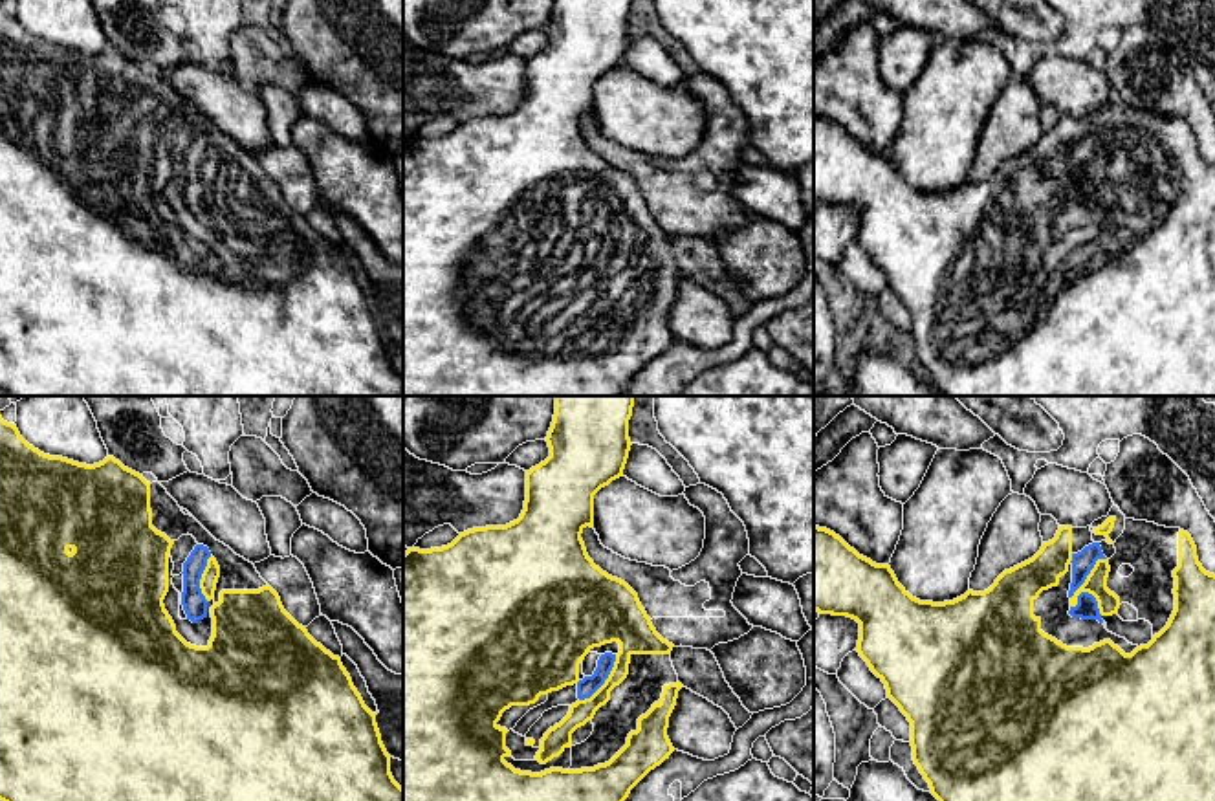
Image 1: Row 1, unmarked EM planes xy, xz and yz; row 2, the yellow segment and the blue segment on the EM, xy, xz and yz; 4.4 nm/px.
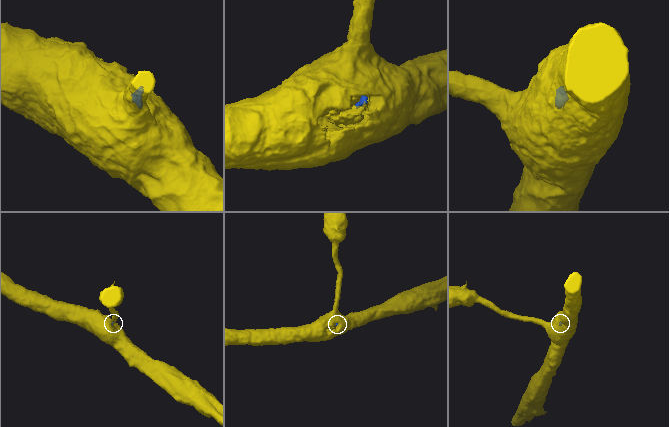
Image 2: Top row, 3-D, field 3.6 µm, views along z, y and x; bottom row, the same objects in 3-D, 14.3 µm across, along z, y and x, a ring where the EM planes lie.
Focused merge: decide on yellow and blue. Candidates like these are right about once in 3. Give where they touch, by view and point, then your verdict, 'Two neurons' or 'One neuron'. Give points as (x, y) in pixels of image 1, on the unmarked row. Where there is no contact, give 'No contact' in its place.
Touches yellow at yz (1085, 171). One neuron

